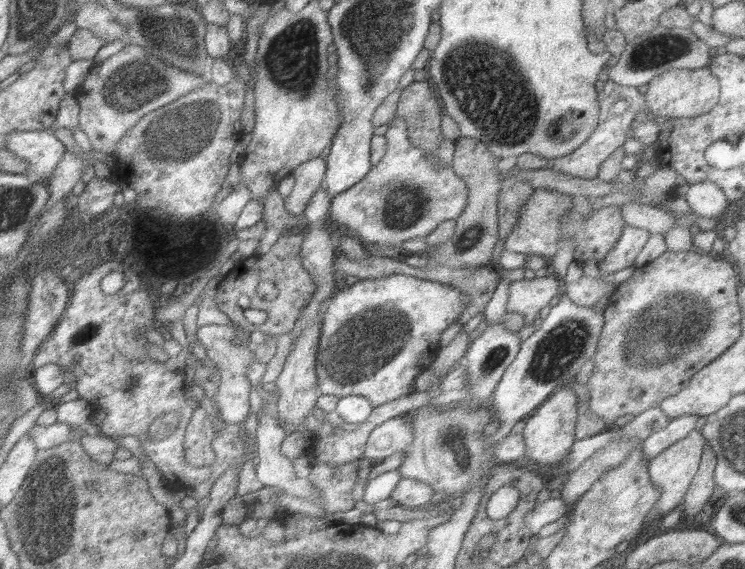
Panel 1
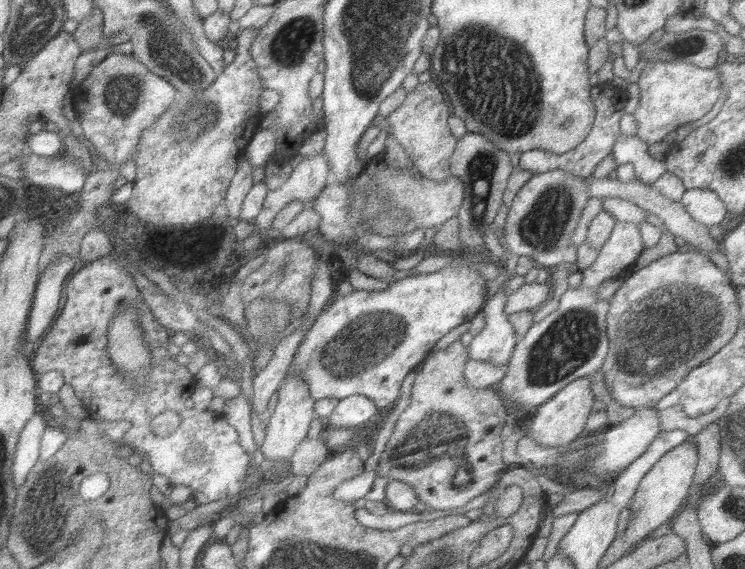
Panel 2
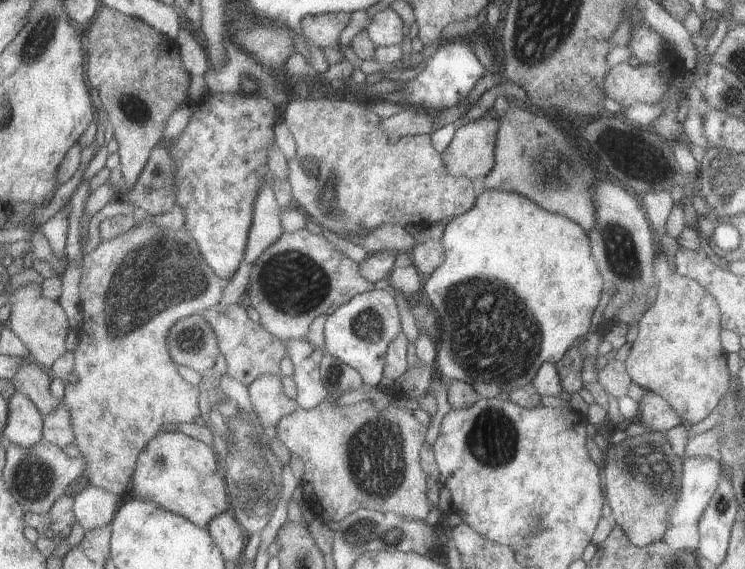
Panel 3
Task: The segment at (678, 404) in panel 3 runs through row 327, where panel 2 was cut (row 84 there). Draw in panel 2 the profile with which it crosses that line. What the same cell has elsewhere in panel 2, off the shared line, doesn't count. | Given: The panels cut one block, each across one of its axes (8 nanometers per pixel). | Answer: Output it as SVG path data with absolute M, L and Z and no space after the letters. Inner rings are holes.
M657 62L641 66L639 74L639 94L641 100L633 118L637 120L637 138L645 140L647 144L655 142L669 142L673 132L683 126L685 122L695 122L703 118L713 104L717 102L721 90L721 80L717 70L701 70L691 62Z

